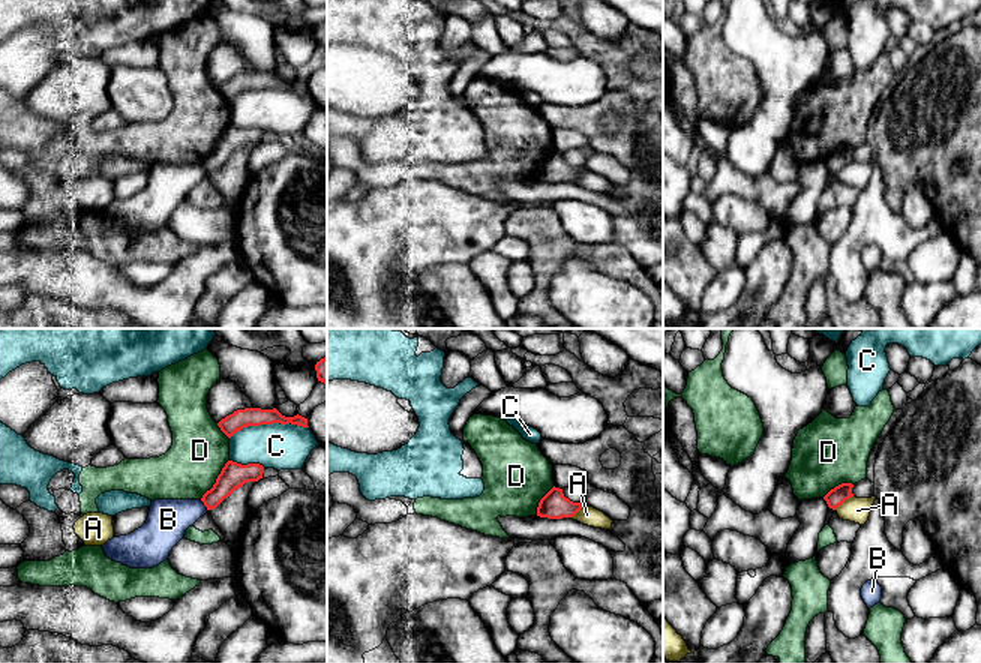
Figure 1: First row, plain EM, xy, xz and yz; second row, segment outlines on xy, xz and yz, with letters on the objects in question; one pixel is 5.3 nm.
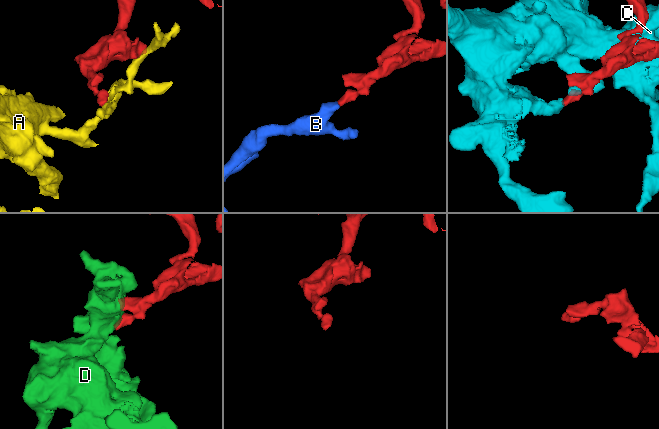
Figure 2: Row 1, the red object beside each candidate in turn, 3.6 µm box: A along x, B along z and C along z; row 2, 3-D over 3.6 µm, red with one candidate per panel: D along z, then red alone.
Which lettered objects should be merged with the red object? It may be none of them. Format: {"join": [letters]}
{"join": []}

